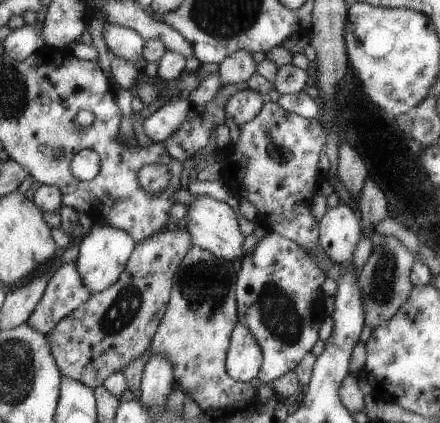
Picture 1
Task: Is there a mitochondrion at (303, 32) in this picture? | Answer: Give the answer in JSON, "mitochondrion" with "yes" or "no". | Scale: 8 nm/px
{"mitochondrion":"no"}

